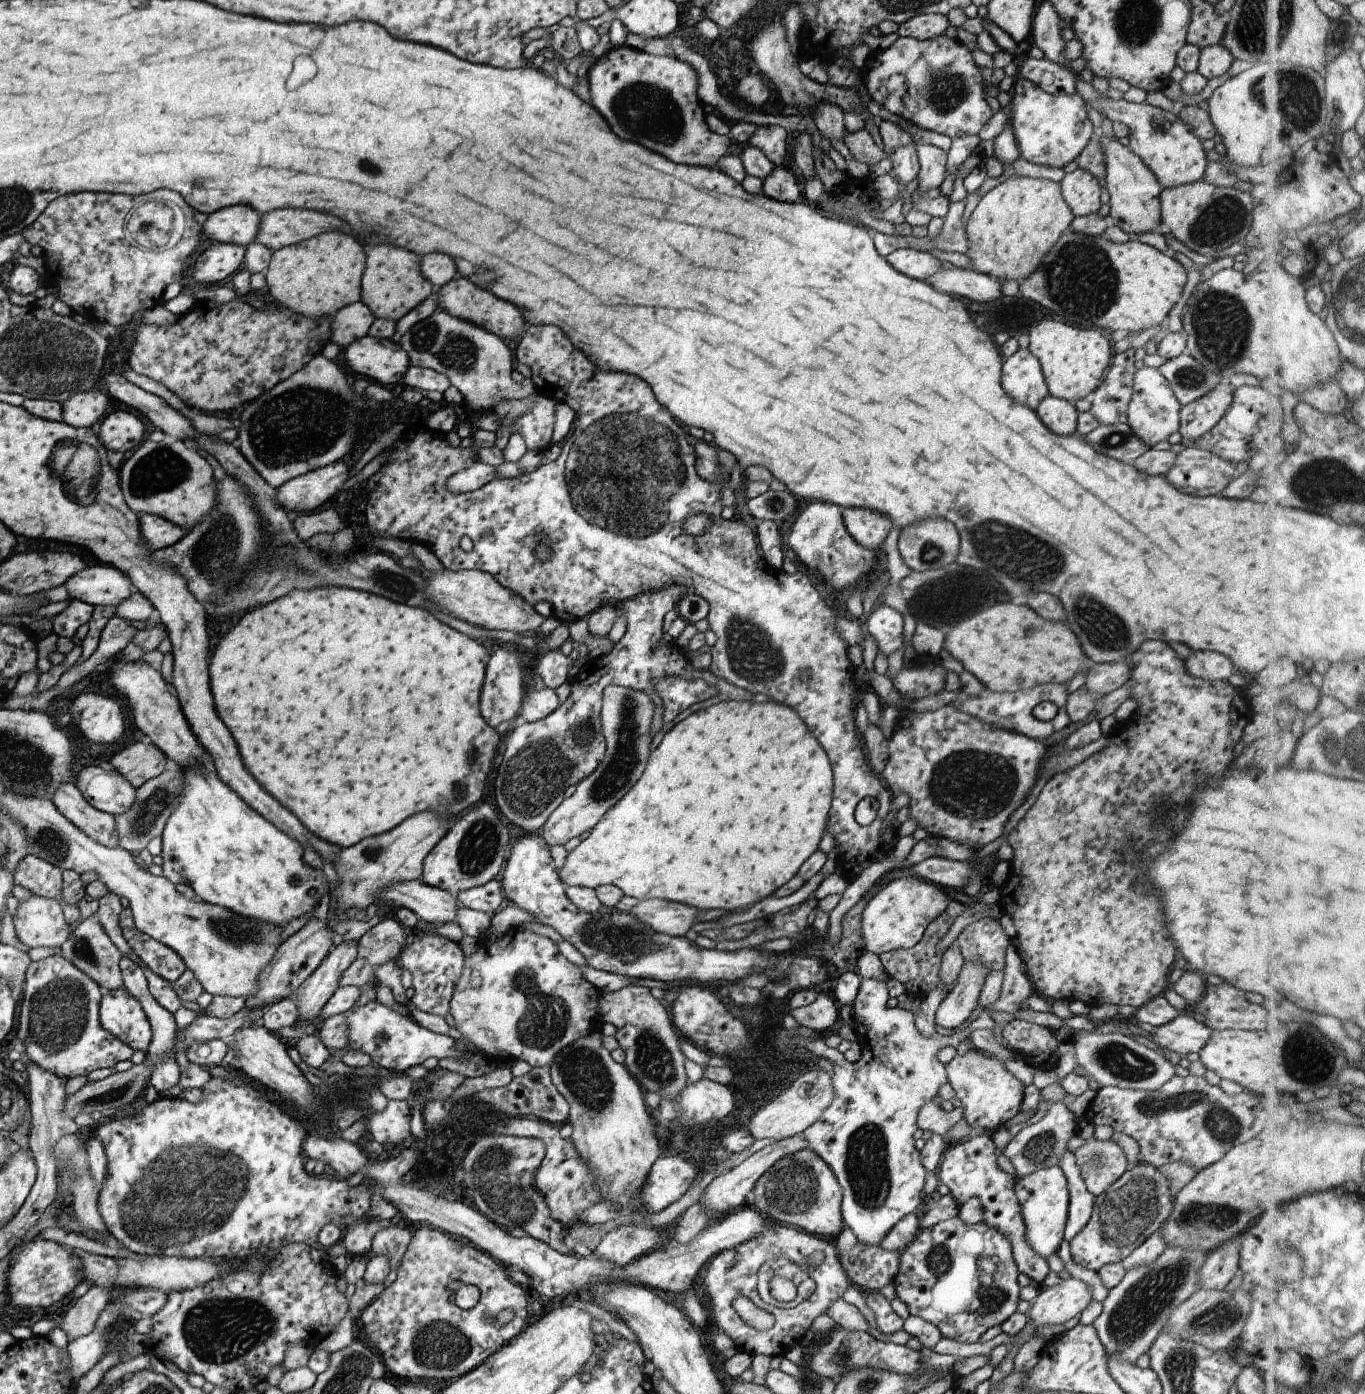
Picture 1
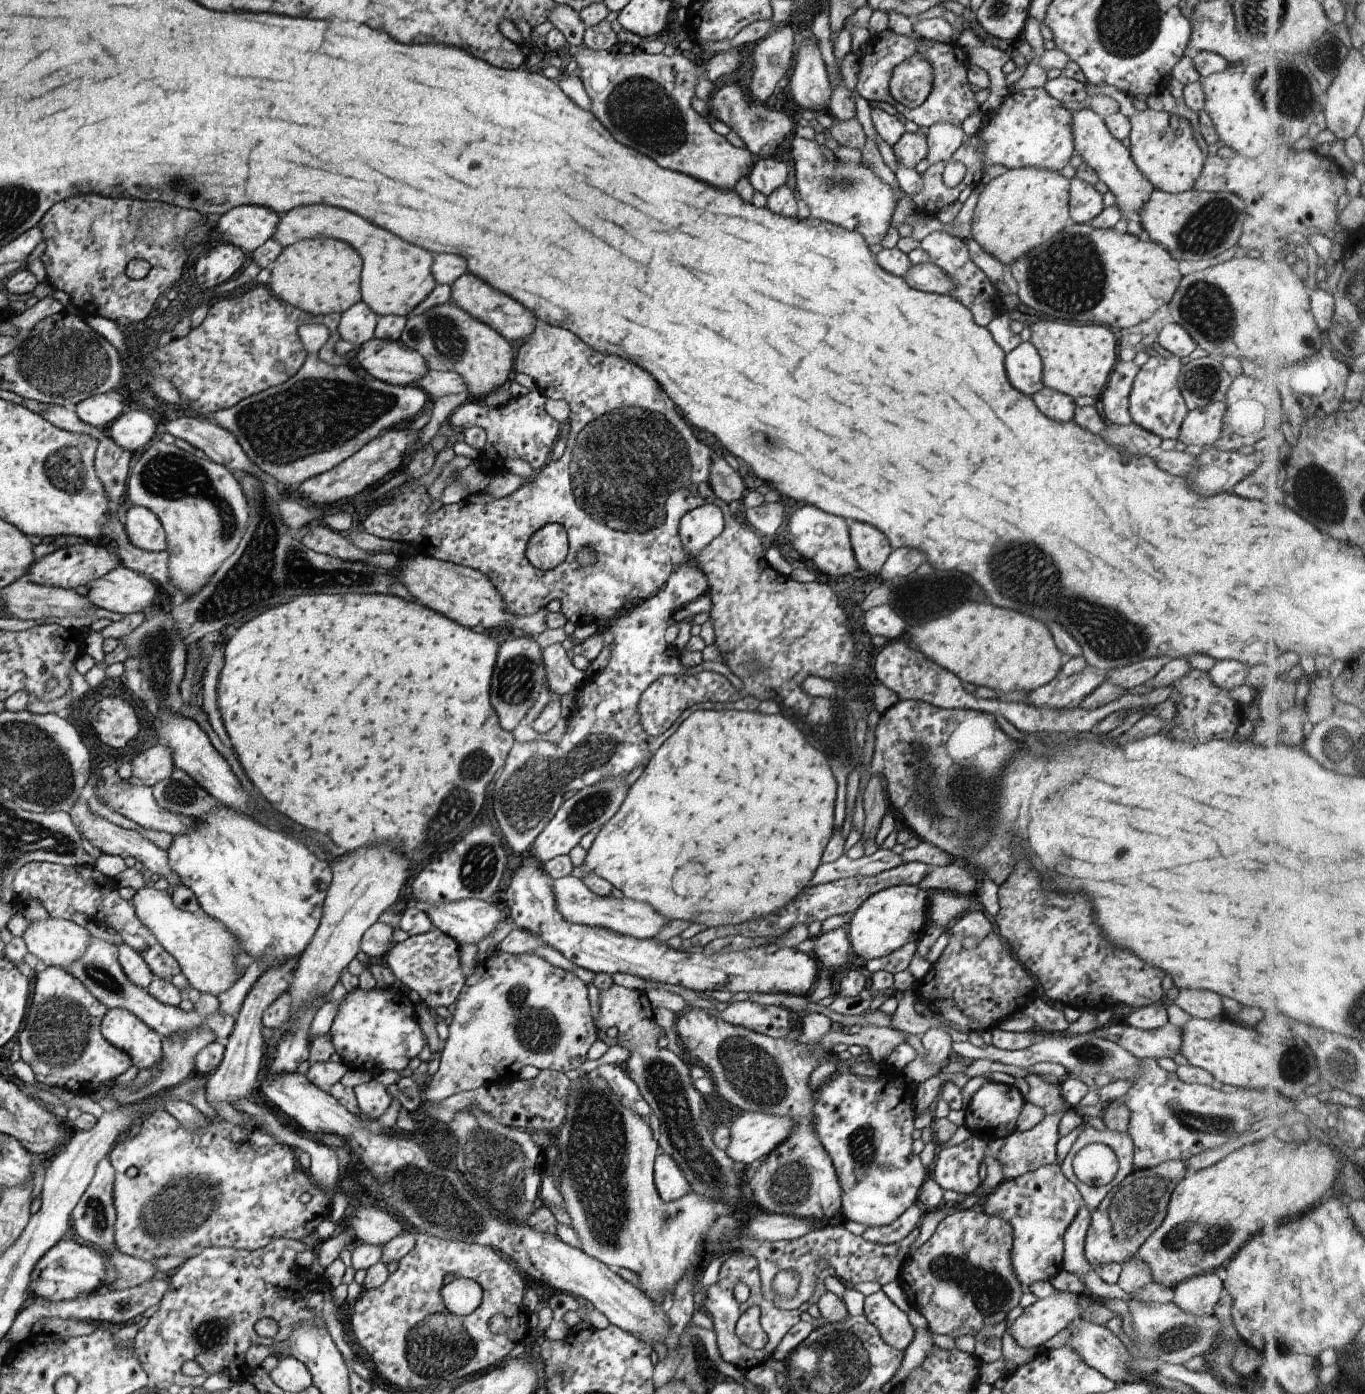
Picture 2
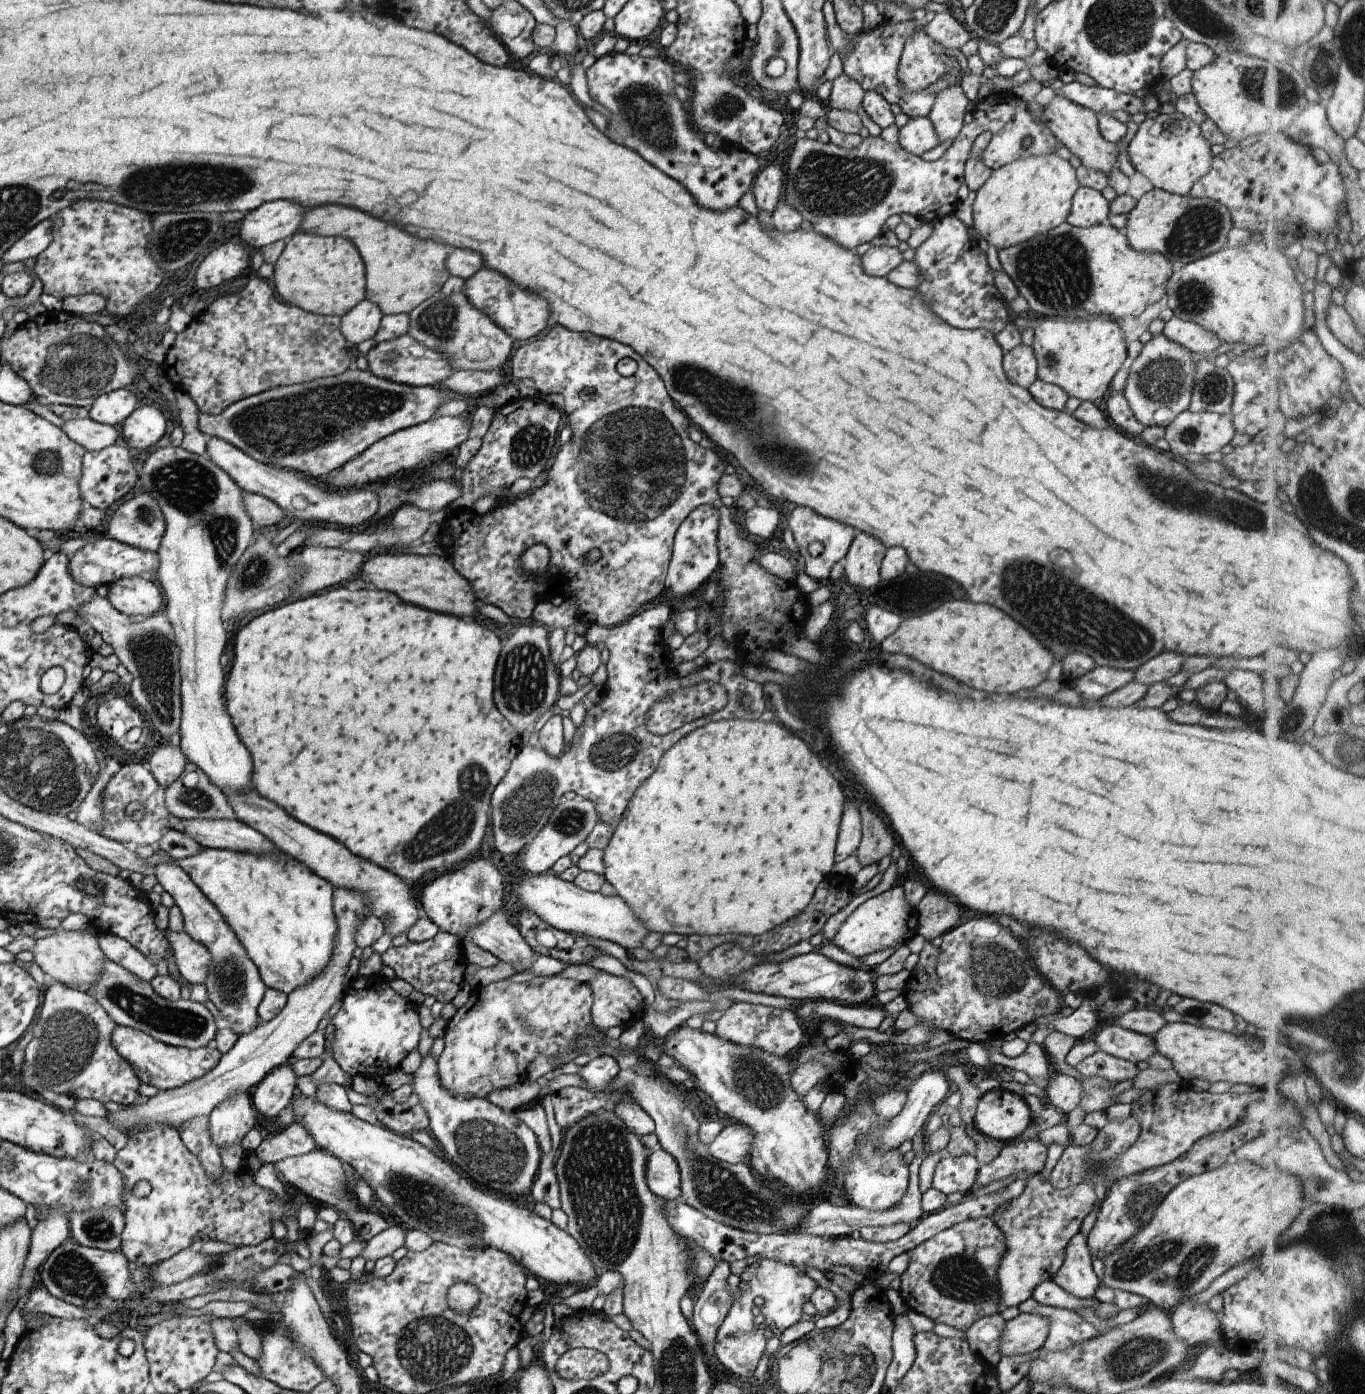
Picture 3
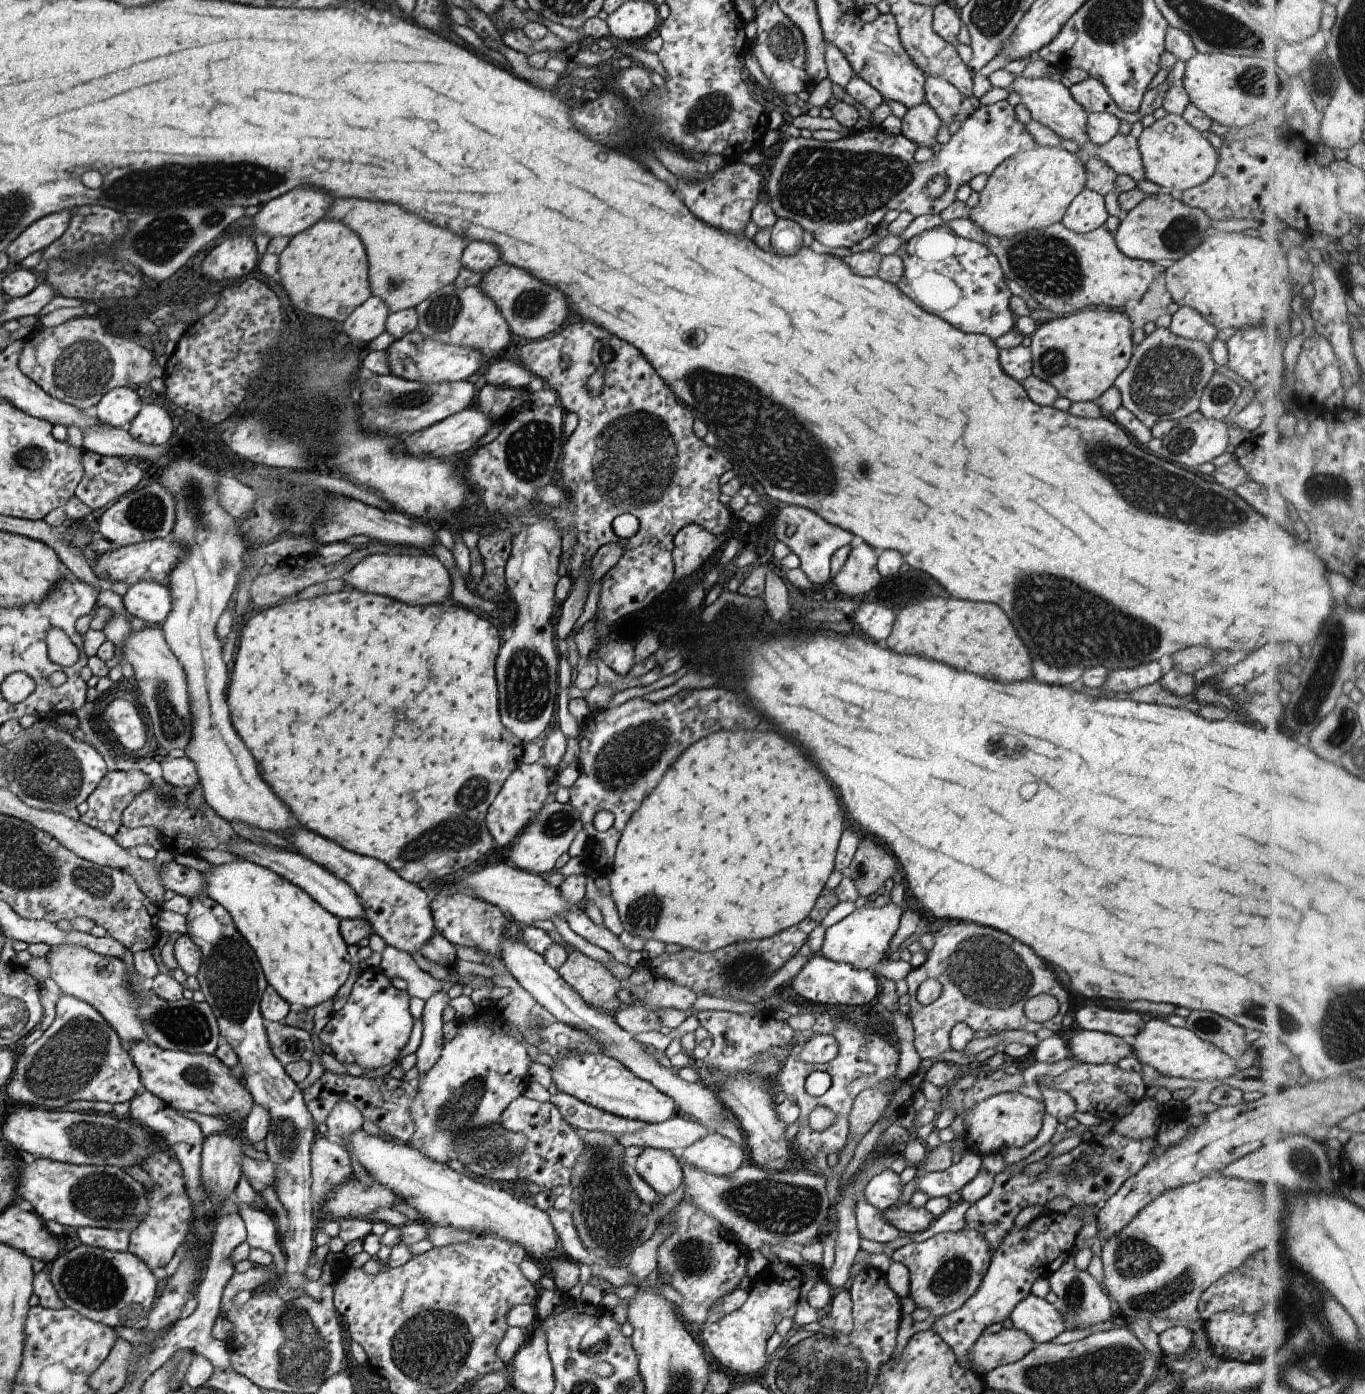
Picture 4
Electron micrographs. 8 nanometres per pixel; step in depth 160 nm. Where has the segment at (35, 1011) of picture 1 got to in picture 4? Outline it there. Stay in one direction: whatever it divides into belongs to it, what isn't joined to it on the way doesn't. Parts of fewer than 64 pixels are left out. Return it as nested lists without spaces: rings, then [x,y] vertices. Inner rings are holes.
[[[63,994],[56,1004],[54,1022],[34,1044],[26,1047],[16,1062],[15,1075],[8,1084],[8,1094],[16,1102],[22,1102],[20,1105],[28,1104],[47,1110],[64,1108],[68,1102],[76,1100],[103,1101],[112,1105],[129,1102],[143,1089],[142,1074],[112,1025],[88,1002]]]

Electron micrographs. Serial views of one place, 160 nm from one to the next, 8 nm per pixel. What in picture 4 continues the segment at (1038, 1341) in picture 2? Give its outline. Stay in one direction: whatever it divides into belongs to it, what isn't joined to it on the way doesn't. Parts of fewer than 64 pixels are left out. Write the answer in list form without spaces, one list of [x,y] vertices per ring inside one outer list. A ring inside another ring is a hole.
[[[1008,1328],[995,1334],[983,1334],[976,1340],[968,1360],[972,1372],[985,1378],[988,1372],[1022,1360],[1035,1346],[1036,1342],[1024,1330]]]

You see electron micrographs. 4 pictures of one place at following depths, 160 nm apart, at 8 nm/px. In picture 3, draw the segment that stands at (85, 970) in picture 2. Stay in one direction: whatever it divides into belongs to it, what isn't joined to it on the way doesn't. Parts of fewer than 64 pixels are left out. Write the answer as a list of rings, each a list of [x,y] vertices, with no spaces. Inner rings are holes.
[[[107,957],[104,958],[98,980],[92,984],[90,994],[107,1010],[107,1014],[116,1025],[142,1030],[168,1046],[188,1049],[204,1048],[213,1044],[218,1032],[214,1016],[204,1004],[191,999],[165,1000],[152,989],[151,982],[138,978],[136,974],[128,972],[126,968],[115,964]]]

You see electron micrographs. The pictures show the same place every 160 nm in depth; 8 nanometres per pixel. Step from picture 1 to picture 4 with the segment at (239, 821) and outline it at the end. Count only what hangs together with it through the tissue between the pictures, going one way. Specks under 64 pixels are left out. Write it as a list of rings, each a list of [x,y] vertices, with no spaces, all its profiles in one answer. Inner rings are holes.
[[[251,861],[214,865],[202,876],[208,897],[228,909],[236,928],[255,950],[267,984],[288,1005],[310,1011],[334,998],[350,972],[350,954],[337,916],[292,881]]]

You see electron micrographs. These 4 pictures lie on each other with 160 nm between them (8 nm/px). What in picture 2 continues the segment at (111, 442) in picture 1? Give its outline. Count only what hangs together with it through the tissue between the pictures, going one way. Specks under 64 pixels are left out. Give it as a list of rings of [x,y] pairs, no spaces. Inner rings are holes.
[[[136,407],[124,416],[119,416],[105,432],[120,448],[134,453],[144,448],[158,432],[152,415],[154,414],[148,414],[146,408]]]

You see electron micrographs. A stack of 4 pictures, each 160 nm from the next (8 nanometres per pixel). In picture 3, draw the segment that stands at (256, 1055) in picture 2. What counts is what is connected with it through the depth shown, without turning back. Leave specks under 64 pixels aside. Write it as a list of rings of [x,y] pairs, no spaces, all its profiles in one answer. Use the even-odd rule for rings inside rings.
[[[251,1091],[230,1096],[228,1100],[222,1100],[208,1117],[208,1130],[212,1142],[218,1146],[218,1152],[241,1144],[244,1136],[255,1128],[256,1110],[251,1096]]]

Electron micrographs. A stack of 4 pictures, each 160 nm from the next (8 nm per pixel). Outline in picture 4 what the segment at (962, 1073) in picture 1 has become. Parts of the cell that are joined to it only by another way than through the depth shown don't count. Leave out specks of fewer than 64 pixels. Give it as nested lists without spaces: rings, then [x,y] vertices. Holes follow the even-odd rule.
[[[974,1076],[957,1078],[945,1091],[945,1106],[954,1107],[956,1116],[960,1116],[964,1124],[964,1143],[968,1152],[976,1156],[998,1154],[1005,1148],[1023,1147],[1033,1141],[1042,1130],[1045,1104],[1034,1098],[1028,1098],[1019,1092],[998,1094],[974,1104],[970,1110],[964,1106],[966,1092],[974,1086]]]

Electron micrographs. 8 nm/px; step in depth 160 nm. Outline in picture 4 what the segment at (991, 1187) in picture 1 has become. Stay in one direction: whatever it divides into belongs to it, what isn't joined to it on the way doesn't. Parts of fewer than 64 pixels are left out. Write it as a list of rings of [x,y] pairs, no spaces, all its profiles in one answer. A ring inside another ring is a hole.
[[[964,1152],[962,1160],[944,1172],[926,1172],[916,1178],[916,1190],[928,1194],[928,1198],[948,1197],[962,1191],[980,1173],[981,1165],[981,1156]]]

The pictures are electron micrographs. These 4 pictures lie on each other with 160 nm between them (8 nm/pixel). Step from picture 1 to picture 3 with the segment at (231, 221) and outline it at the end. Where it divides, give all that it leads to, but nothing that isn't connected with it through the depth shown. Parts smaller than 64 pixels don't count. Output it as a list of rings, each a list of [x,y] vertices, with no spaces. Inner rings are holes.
[[[268,202],[264,208],[249,211],[240,222],[239,237],[260,250],[299,232],[306,209],[292,202]]]

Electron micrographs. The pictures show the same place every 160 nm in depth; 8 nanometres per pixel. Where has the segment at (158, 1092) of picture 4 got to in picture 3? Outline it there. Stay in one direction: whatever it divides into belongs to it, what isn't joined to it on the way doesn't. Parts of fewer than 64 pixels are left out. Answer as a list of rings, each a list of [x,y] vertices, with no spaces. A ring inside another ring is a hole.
[[[116,1025],[111,1040],[112,1045],[115,1046],[115,1049],[118,1050],[124,1060],[134,1066],[135,1074],[139,1077],[141,1083],[154,1086],[158,1091],[182,1088],[184,1084],[206,1076],[208,1072],[216,1068],[222,1059],[222,1055],[213,1044],[200,1049],[172,1047],[155,1040],[142,1030],[128,1028],[128,1026]]]

